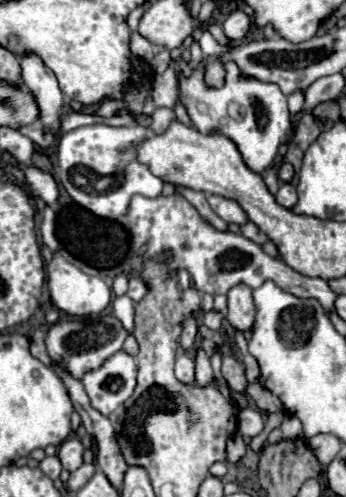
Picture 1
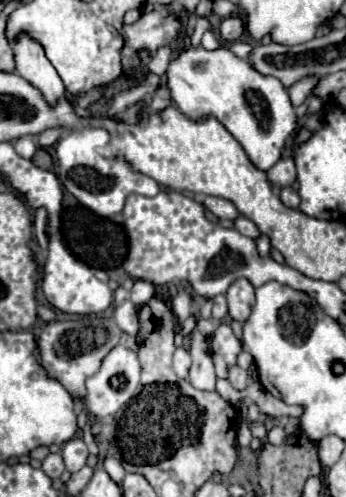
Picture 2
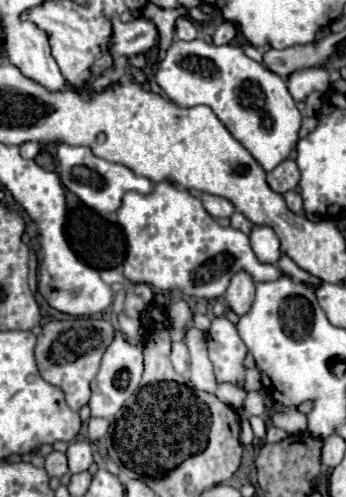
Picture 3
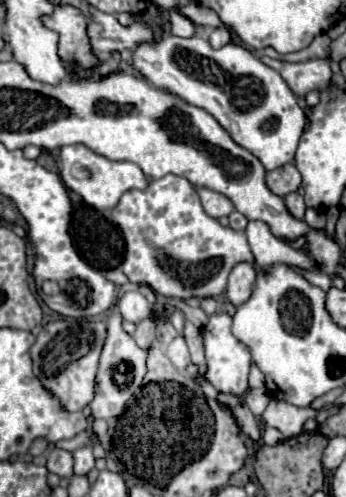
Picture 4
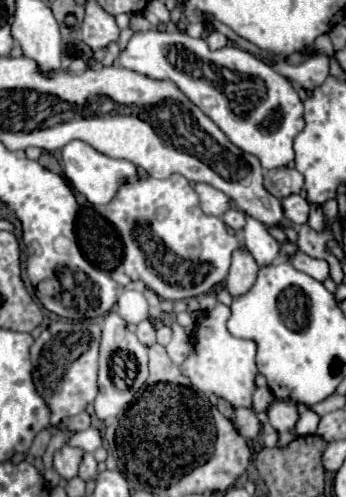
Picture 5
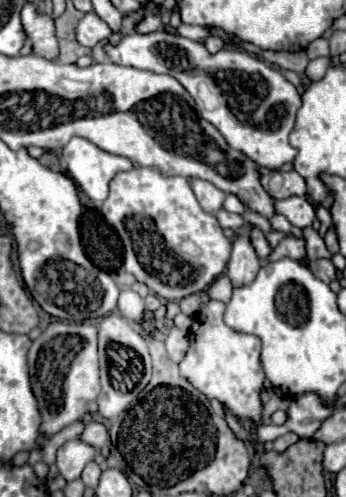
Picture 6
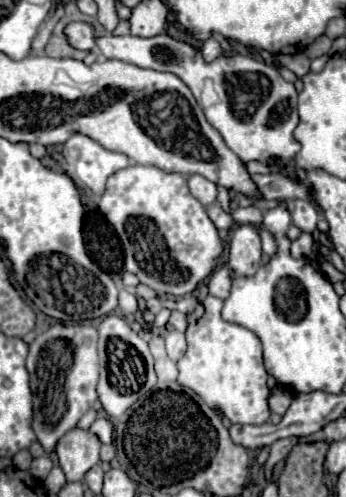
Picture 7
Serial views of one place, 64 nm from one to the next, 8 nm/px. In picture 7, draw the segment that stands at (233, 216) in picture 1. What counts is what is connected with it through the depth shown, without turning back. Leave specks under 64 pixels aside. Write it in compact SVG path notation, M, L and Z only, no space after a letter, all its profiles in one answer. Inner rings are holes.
M192 174L188 176L188 188L190 188L190 194L202 204L202 206L208 206L208 204L214 204L216 202L216 184L210 182L208 178L200 176L200 174Z

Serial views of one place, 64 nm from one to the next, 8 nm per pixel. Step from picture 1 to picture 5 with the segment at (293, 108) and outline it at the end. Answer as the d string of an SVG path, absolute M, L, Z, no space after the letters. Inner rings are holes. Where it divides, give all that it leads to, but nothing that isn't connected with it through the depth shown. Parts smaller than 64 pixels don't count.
M312 56L300 66L290 66L286 62L272 64L282 76L286 76L296 86L302 86L304 90L316 88L316 84L322 84L328 76L328 58L326 56Z

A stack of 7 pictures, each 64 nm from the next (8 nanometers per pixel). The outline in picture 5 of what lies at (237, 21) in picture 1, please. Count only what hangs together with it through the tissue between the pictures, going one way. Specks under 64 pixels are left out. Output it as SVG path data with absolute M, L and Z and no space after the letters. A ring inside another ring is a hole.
M212 30L212 32L208 34L208 38L206 38L206 42L208 42L208 46L210 46L210 50L218 50L218 48L224 48L224 46L228 44L228 38L226 38L224 34L220 34L220 32L216 32L216 30Z

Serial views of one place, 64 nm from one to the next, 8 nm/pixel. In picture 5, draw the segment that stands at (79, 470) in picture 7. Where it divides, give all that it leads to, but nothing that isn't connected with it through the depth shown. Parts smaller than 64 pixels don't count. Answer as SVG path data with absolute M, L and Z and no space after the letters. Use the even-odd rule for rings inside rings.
M64 444L54 454L54 468L64 480L72 480L72 478L78 476L78 468L82 464L82 458L84 458L84 450L82 448L74 448L74 446Z

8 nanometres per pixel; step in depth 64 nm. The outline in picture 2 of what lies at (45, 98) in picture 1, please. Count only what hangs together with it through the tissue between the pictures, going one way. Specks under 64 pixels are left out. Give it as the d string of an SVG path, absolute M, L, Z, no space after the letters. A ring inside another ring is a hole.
M18 32L18 36L12 42L12 50L16 72L24 76L30 84L40 88L48 104L54 104L66 94L62 78L58 76L52 62L46 58L44 48L38 40L30 38L28 32Z

